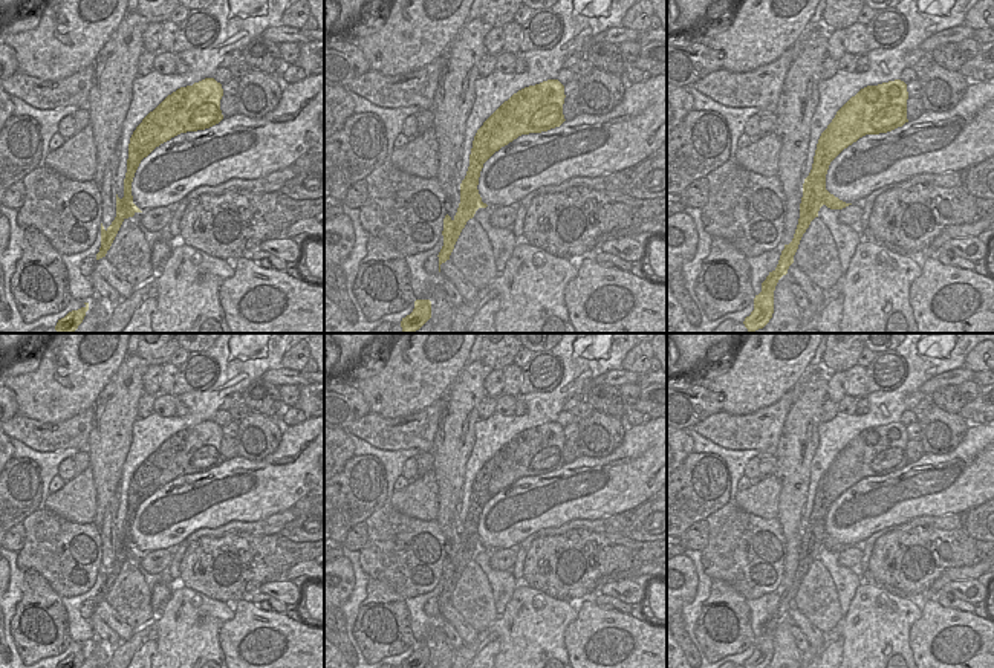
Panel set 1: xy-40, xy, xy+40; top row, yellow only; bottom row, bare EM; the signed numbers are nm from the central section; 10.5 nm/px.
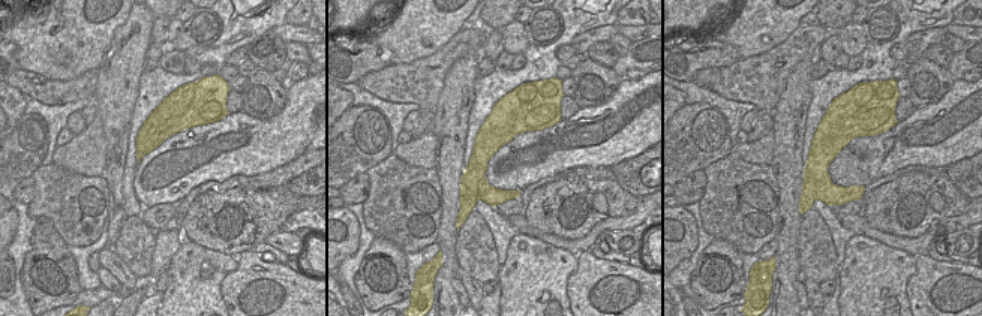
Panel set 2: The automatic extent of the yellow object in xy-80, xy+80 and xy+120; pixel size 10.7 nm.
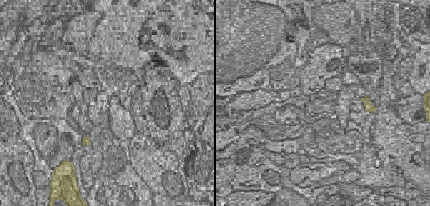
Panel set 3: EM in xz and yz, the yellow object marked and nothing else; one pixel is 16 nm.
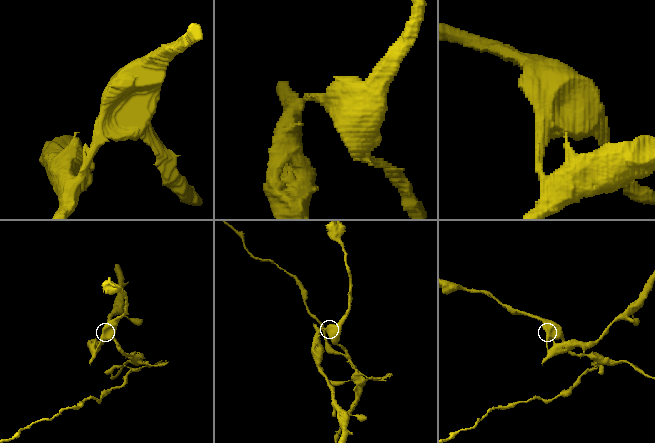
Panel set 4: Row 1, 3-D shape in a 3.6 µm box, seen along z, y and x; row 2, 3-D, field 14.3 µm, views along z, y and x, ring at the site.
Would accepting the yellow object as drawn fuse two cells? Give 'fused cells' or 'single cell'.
fused cells

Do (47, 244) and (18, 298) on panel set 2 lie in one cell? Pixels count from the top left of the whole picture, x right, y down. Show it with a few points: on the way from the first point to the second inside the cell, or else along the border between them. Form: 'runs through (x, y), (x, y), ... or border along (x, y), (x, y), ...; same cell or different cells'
border along (24, 255), (20, 283), (27, 300); different cells

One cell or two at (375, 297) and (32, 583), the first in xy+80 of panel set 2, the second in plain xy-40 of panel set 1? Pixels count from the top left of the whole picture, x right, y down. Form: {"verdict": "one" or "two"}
{"verdict": "one"}

